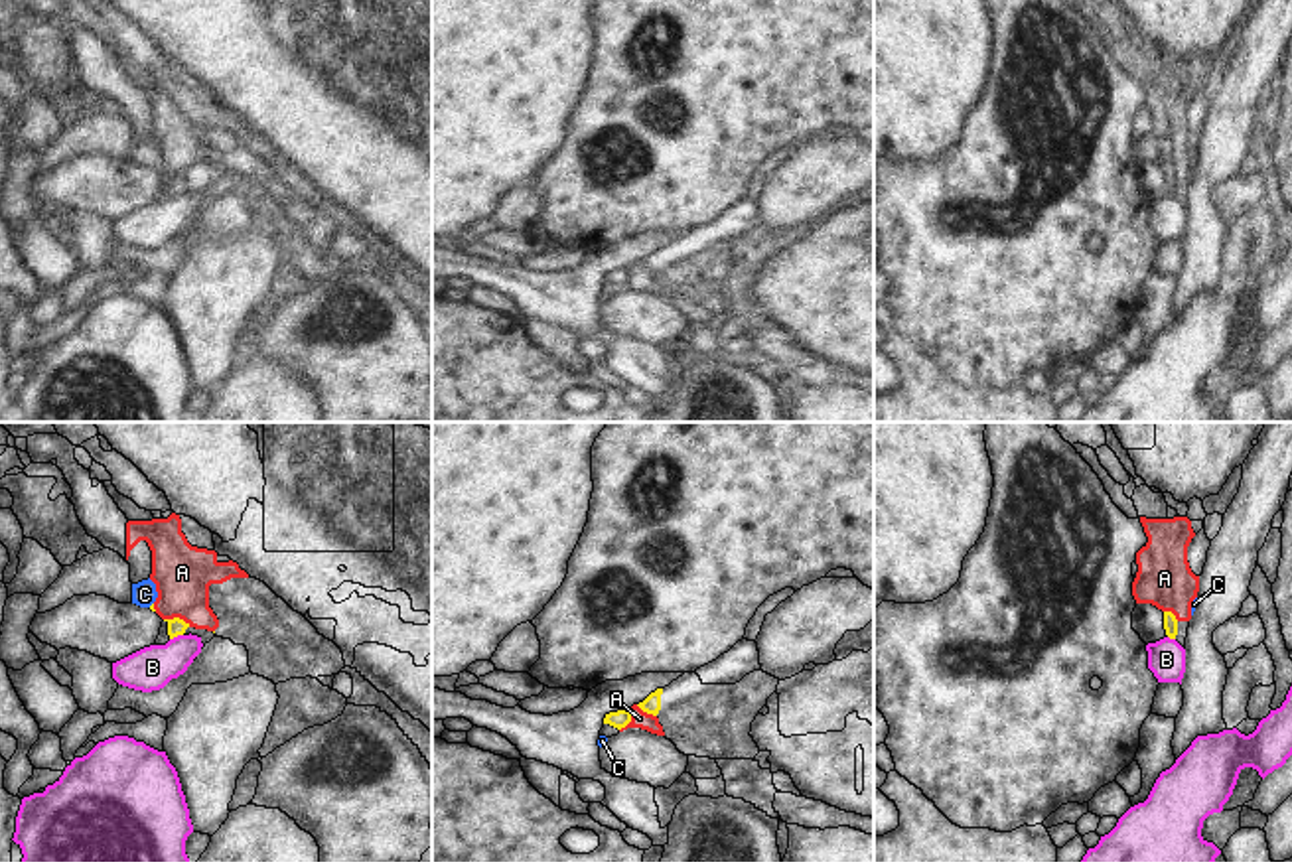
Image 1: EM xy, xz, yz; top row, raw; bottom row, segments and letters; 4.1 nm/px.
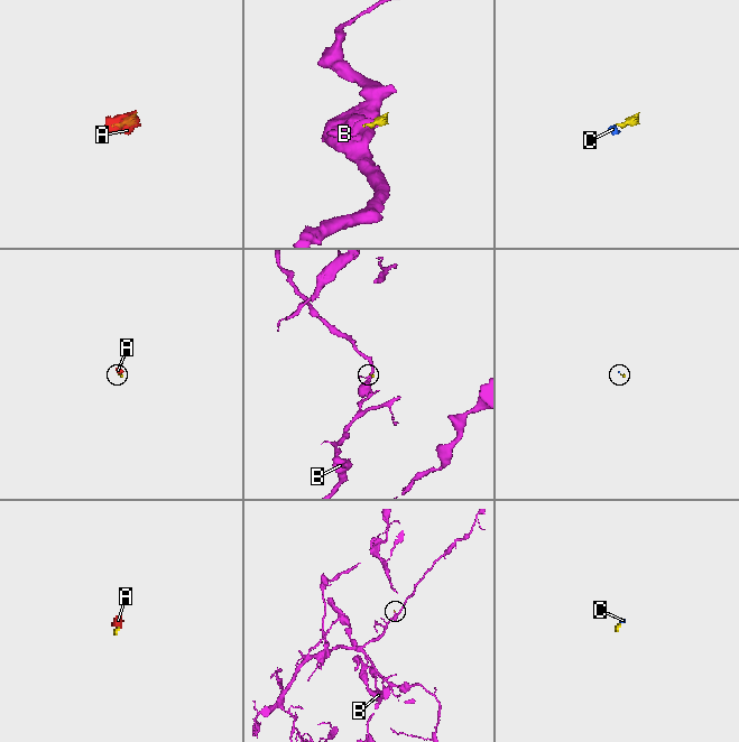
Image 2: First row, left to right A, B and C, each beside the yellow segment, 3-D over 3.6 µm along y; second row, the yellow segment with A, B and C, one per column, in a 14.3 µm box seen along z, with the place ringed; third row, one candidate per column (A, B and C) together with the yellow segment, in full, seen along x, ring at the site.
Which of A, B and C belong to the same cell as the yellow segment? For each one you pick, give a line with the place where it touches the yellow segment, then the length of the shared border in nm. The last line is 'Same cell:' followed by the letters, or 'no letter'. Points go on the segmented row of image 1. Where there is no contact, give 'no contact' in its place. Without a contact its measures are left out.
C: no contact
Same cell: C

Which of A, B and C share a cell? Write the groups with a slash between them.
A / B / C

